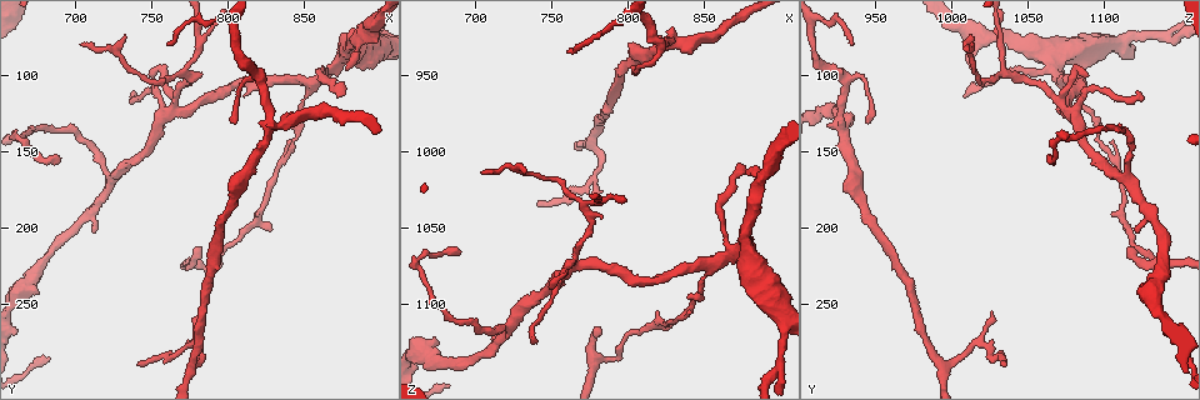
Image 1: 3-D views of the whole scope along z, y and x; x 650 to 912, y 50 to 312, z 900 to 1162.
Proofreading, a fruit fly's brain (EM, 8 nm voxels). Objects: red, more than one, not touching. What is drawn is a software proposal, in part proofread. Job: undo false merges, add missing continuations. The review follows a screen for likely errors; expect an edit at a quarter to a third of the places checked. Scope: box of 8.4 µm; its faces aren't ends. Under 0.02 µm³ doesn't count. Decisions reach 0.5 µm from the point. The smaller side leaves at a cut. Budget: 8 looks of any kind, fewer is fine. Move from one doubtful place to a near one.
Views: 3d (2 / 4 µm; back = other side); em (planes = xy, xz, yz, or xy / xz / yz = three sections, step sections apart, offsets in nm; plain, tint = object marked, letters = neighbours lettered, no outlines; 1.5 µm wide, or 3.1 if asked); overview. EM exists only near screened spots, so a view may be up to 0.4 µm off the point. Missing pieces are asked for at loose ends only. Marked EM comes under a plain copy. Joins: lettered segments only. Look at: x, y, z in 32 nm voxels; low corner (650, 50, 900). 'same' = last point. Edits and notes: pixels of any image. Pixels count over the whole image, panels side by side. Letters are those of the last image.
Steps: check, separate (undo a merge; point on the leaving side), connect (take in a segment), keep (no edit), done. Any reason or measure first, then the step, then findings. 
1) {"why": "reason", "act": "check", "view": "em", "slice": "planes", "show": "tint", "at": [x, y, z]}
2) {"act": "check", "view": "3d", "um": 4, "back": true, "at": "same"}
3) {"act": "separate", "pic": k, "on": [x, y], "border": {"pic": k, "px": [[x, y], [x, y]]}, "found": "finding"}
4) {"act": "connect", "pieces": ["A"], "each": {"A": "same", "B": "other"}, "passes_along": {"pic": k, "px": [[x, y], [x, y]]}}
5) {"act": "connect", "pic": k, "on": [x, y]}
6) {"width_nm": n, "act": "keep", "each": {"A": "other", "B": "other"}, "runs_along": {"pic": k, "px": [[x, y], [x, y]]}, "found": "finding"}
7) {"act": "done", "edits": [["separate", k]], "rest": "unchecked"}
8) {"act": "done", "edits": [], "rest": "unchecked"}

{"why": "narrows sharply", "act": "check", "view": "3d", "um": 4, "at": [846, 126, 1094]}

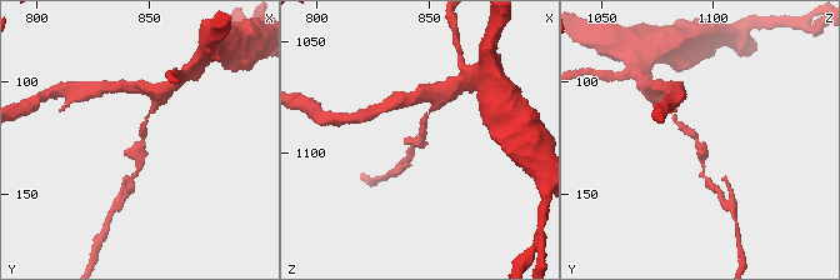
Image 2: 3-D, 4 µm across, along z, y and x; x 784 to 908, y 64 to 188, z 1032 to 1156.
{"act": "check", "view": "em", "slice": "yz", "step": 8, "show": "tint", "at": [848, 128, 1093]}

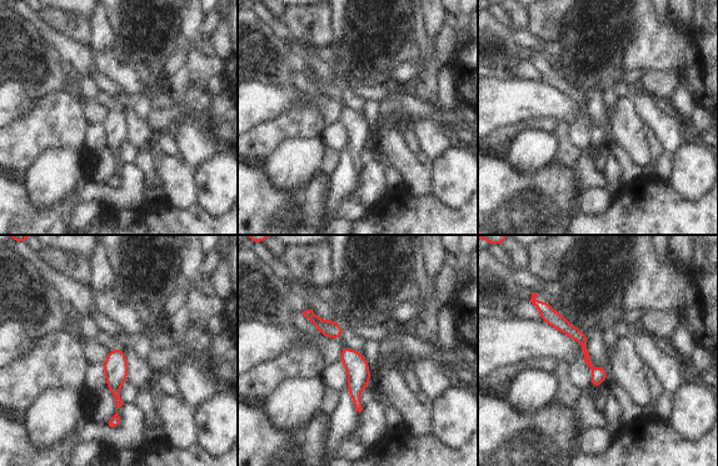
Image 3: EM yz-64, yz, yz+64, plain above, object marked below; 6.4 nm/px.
{"why": "see the neighbours", "act": "check", "view": "em", "slice": "yz", "step": 8, "show": "letters", "at": "same"}

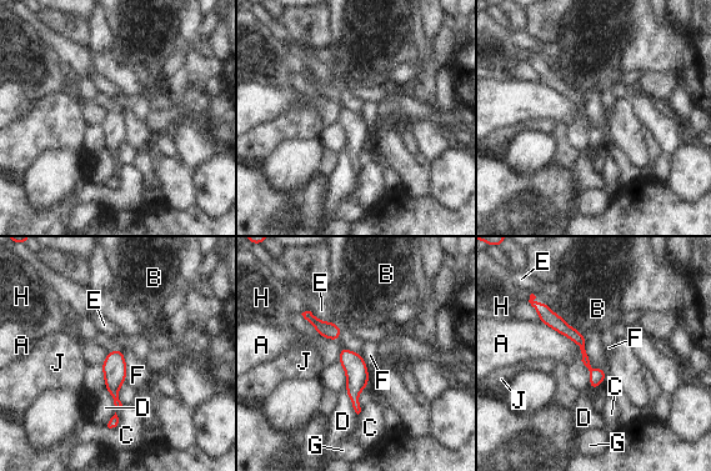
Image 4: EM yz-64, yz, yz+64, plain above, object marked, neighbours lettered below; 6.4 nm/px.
{"act": "keep", "each": {"A": "other", "B": "other", "C": "other", "D": "other", "E": "other", "F": "other", "G": "other", "H": "other", "J": "other"}, "border": {"pic": 4, "px": [[540, 321], [571, 339], [582, 359]]}, "found": "one neuron here"}

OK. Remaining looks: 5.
{"why": "three arms meet", "act": "check", "view": "3d", "um": 2, "at": [764, 124, 1076]}

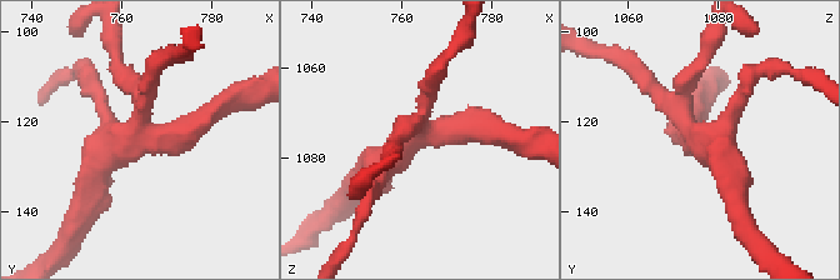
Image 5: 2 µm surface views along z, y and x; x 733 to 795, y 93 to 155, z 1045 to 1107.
{"act": "check", "view": "em", "slice": "planes", "show": "letters", "at": [764, 123, 1074]}

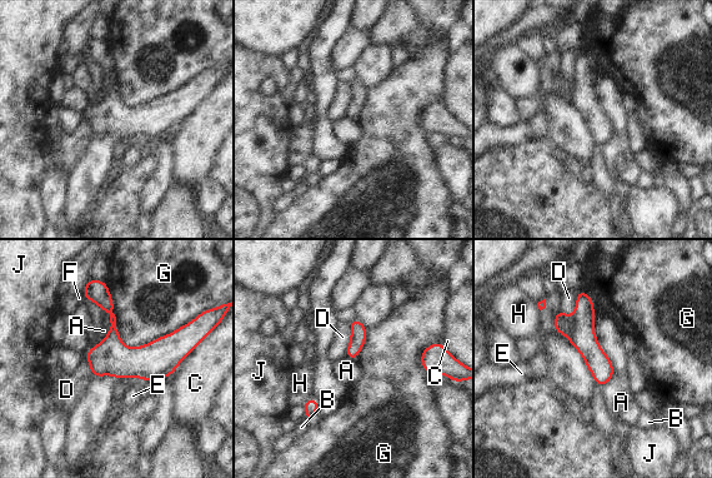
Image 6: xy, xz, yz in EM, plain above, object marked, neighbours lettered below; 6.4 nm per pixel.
{"act": "keep", "each": {"A": "other", "B": "other", "C": "other", "D": "other", "E": "other", "F": "other", "G": "other", "H": "other", "J": "other"}, "border": {"pic": 6, "px": [[595, 315], [612, 364], [605, 386]]}, "found": "all the same neuron"}

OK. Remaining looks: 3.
{"why": "three-way junction", "act": "check", "view": "em", "slice": "planes", "show": "letters", "at": [828, 134, 926]}

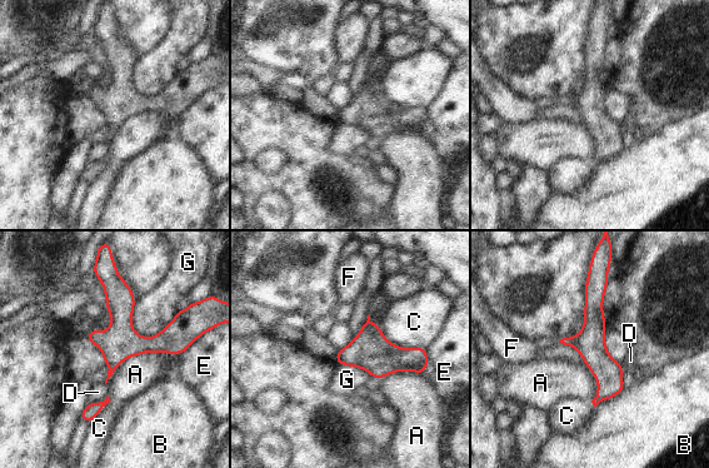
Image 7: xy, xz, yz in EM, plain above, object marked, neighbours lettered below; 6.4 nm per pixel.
{"width_nm": 190, "act": "keep", "each": {"A": "other", "B": "other", "C": "other", "D": "other", "E": "other", "F": "other", "G": "other"}, "found": "one neuron here"}

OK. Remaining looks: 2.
{"act": "done", "edits": [], "rest": "unchecked"}

